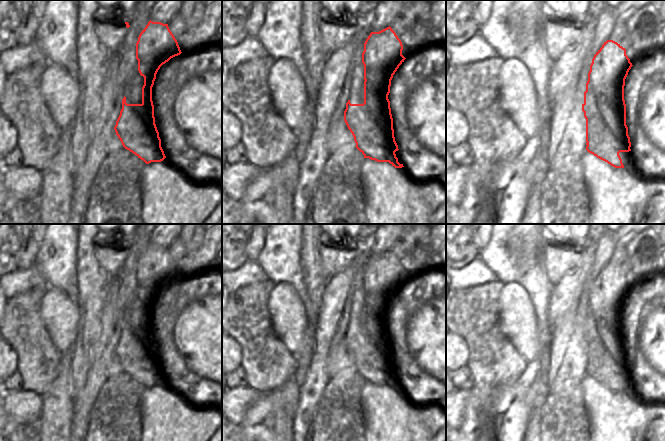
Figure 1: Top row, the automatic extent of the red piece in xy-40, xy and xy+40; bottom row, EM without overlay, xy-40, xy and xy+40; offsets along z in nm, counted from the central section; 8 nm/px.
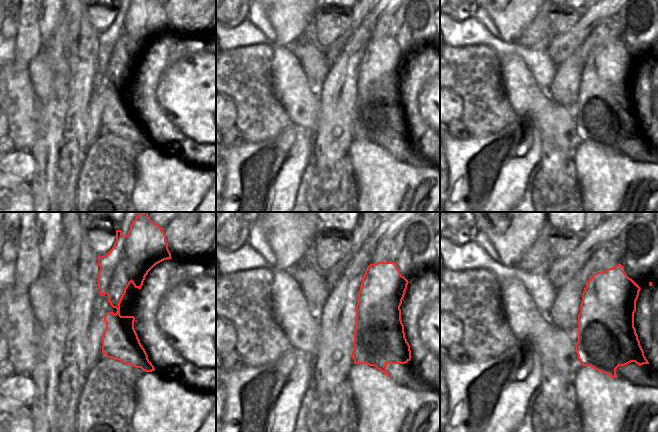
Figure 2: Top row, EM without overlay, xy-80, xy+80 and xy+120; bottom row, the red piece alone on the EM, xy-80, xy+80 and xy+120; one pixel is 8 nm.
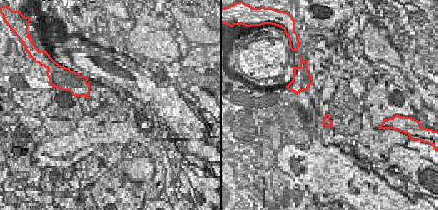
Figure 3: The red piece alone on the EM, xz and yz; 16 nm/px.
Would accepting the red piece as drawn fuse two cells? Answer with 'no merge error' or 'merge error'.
merge error

